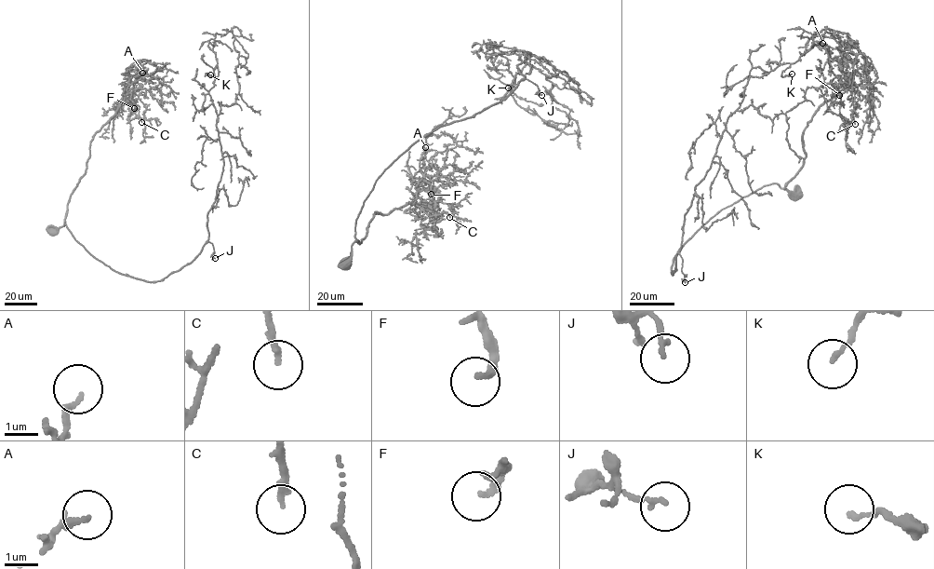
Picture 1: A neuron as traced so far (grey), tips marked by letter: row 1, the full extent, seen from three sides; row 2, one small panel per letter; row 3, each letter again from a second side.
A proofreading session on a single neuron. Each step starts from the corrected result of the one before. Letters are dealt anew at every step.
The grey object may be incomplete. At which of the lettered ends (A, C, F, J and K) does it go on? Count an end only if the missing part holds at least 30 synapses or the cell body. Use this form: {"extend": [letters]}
{"extend": ["C"]}

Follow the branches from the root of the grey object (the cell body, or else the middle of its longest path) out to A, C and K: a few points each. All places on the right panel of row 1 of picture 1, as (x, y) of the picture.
A: (796, 195), (783, 188), (803, 165), (804, 129), (846, 79), (845, 56), (822, 43)
C: (796, 195), (783, 188), (803, 165), (807, 122), (849, 78), (859, 92), (855, 124)
K: (796, 195), (769, 183), (721, 209), (673, 275), (694, 187), (748, 79), (786, 63), (792, 74)

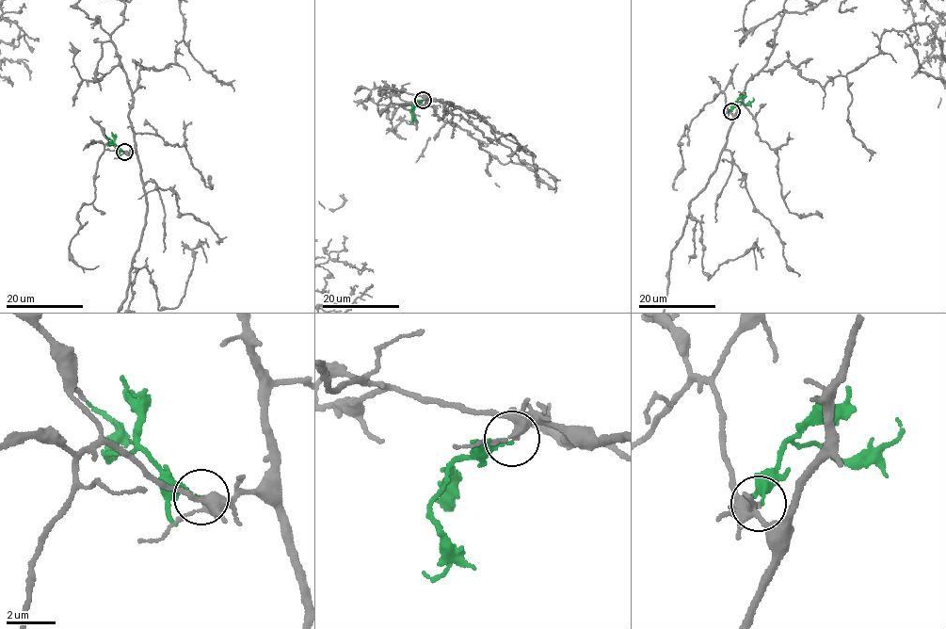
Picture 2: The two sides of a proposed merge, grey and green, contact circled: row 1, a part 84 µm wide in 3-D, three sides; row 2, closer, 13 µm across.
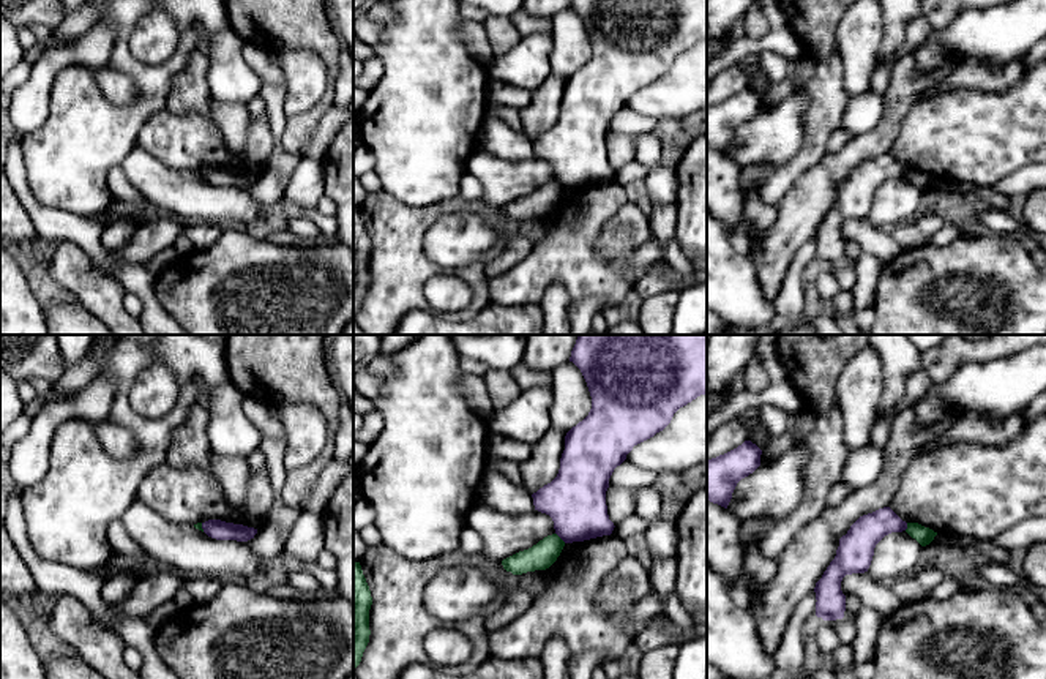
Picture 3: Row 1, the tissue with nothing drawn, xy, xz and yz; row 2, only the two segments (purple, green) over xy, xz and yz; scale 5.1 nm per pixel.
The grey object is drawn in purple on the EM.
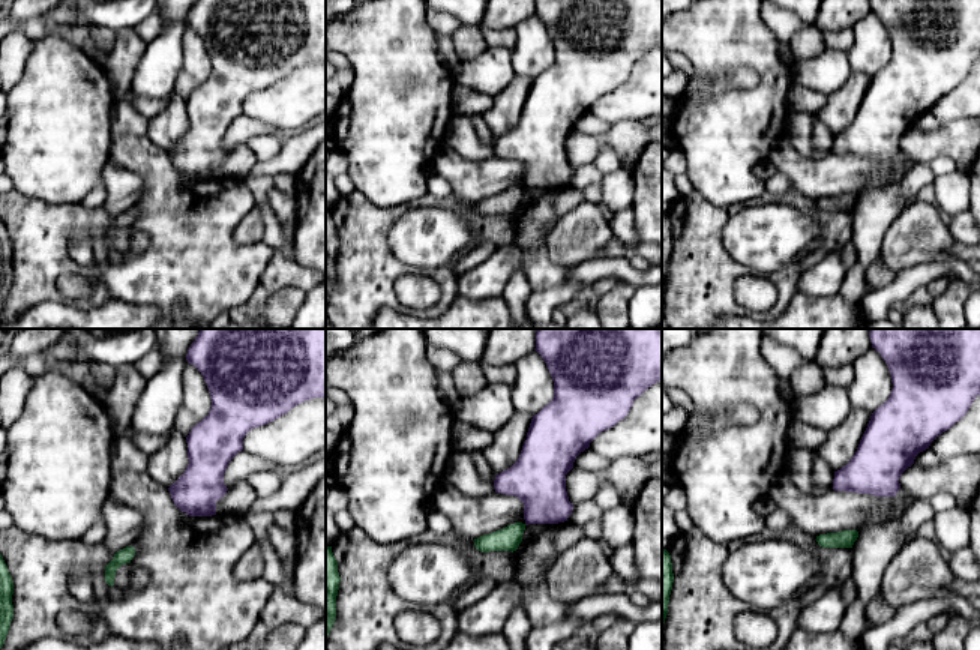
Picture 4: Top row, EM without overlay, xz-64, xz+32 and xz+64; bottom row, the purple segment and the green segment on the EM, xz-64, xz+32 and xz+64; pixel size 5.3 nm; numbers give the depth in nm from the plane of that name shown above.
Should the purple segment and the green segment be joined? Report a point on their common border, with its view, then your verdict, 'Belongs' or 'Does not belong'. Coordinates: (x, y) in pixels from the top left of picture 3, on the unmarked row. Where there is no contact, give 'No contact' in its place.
Touches purple at xz (560, 183). Does not belong

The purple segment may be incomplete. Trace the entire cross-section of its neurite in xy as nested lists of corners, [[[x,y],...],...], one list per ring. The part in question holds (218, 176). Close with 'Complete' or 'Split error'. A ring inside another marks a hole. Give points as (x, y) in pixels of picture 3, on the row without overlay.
[[[208,166],[202,169],[204,178],[216,186],[248,188],[254,185],[257,175],[243,171],[226,169],[221,166]]]. Complete

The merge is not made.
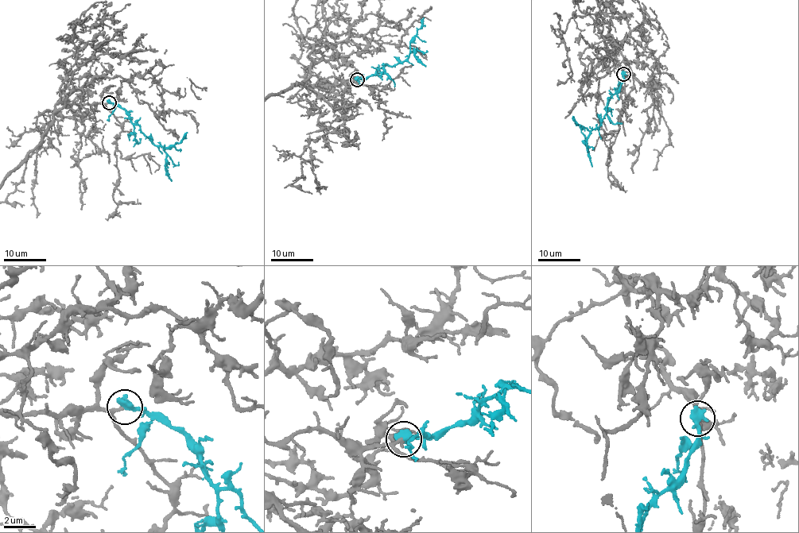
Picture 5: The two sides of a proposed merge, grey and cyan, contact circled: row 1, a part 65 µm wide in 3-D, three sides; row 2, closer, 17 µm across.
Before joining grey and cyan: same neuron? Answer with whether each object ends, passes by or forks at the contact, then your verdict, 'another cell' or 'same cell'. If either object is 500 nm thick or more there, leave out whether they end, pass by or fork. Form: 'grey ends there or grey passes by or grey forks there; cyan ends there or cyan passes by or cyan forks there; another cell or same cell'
grey passes by; cyan passes by; same cell

